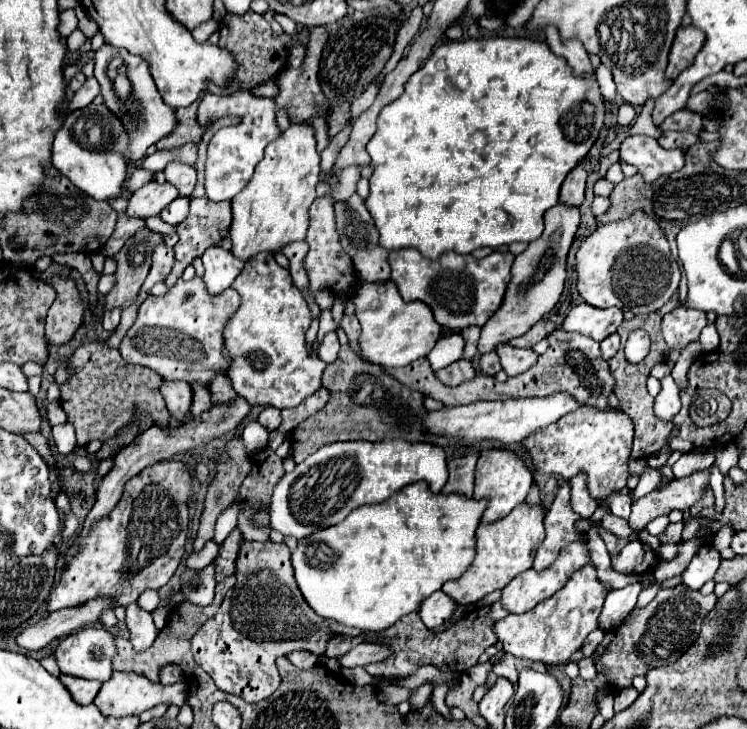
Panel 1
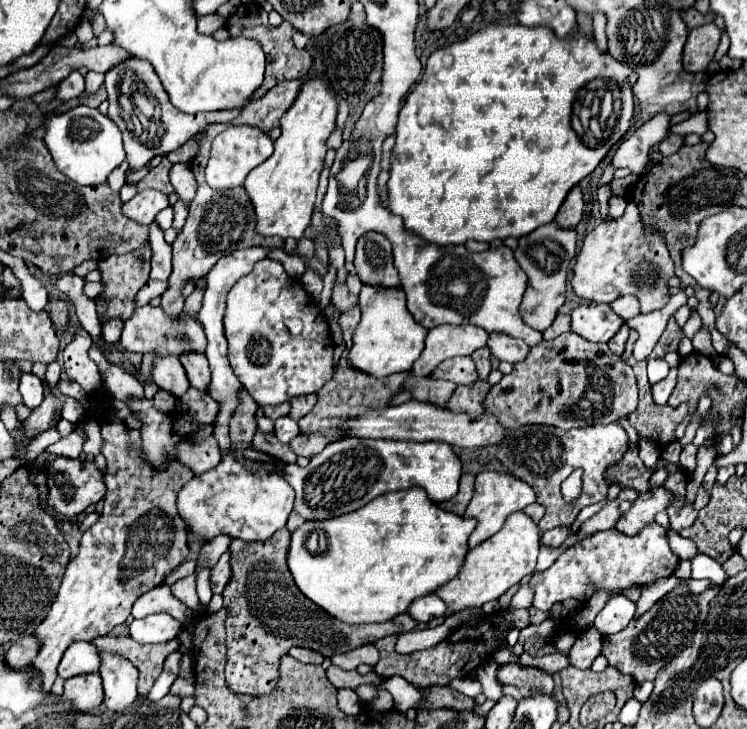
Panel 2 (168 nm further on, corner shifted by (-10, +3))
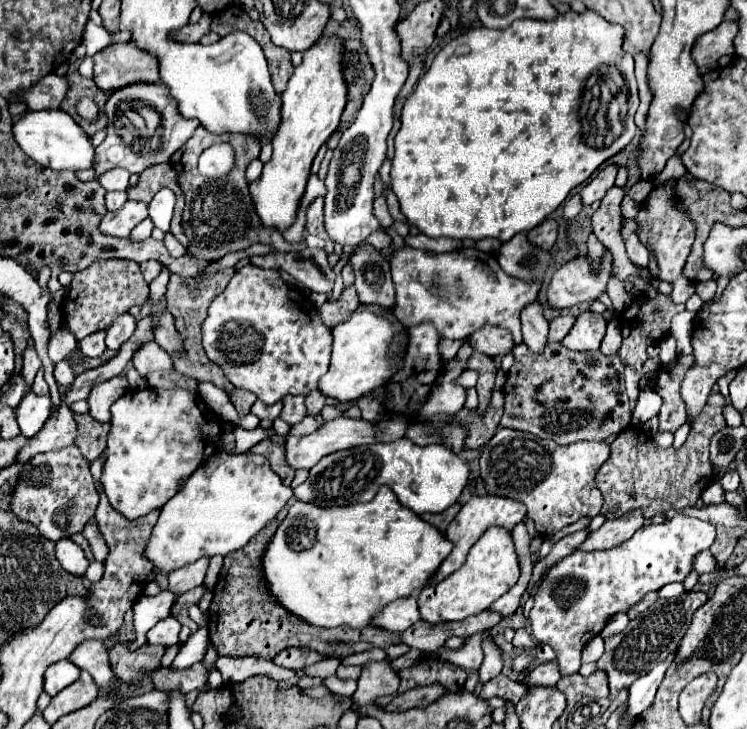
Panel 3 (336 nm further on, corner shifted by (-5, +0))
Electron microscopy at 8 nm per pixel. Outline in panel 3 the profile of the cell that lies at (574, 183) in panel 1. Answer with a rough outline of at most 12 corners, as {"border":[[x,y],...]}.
{"border":[[546,219],[528,233],[542,249],[552,249],[558,239],[558,223]]}

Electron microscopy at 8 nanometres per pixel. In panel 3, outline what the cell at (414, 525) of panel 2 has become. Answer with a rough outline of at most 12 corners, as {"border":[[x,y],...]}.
{"border":[[390,487],[294,503],[270,591],[318,627],[362,629],[426,587],[454,543]]}

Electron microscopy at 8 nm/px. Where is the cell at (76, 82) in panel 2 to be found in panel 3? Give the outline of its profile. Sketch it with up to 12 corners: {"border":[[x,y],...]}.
{"border":[[66,75],[42,77],[22,101],[28,109],[58,109],[70,89]]}

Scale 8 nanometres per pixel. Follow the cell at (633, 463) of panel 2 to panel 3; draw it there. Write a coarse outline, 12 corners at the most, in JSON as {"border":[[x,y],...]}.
{"border":[[710,395],[682,449],[622,431],[596,473],[606,519],[692,507],[714,477]]}

